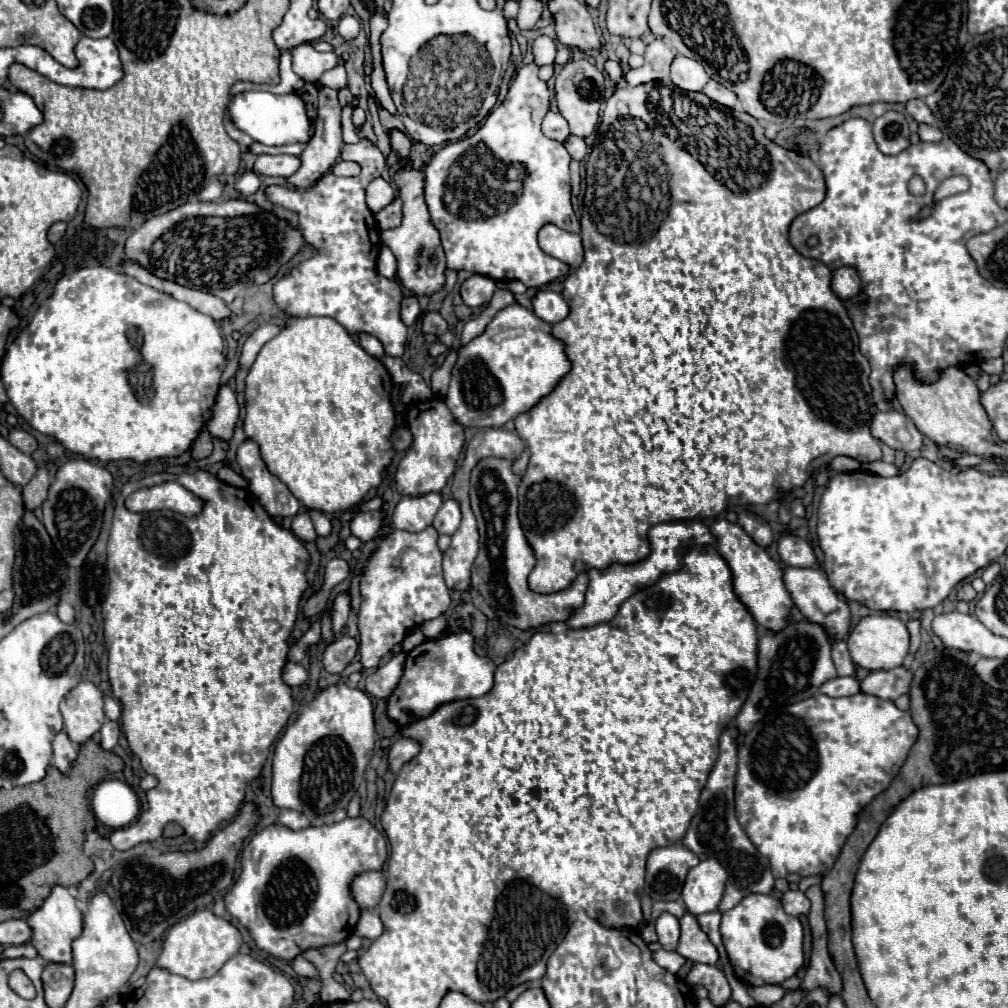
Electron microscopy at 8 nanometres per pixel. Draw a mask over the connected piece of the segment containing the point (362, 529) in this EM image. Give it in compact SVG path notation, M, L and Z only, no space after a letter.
M374 510L374 512L362 512L358 514L352 524L350 524L350 530L354 536L358 536L362 542L370 542L372 538L378 536L380 528L382 528L382 512L380 510Z

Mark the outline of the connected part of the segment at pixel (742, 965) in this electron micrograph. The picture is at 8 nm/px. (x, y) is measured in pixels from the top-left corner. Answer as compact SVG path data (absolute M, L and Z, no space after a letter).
M752 894L746 896L738 906L734 906L732 910L722 914L722 922L720 922L720 934L722 934L722 942L726 946L728 952L728 960L736 972L736 976L746 982L748 986L764 986L764 984L780 984L786 978L794 976L798 972L798 968L804 965L803 952L803 927L800 920L796 916L788 916L782 910L780 900L772 898L772 896L764 896L764 894Z

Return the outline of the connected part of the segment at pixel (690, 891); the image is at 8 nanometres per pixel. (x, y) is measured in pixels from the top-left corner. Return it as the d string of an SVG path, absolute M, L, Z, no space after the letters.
M706 858L688 872L682 888L682 900L692 914L714 912L722 900L726 868L716 858Z

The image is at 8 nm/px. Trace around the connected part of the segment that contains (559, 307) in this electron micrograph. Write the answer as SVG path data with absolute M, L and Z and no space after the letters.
M540 290L532 298L532 306L534 306L534 314L548 324L556 324L556 322L564 320L570 310L566 300L562 298L562 294L552 292L552 290Z

